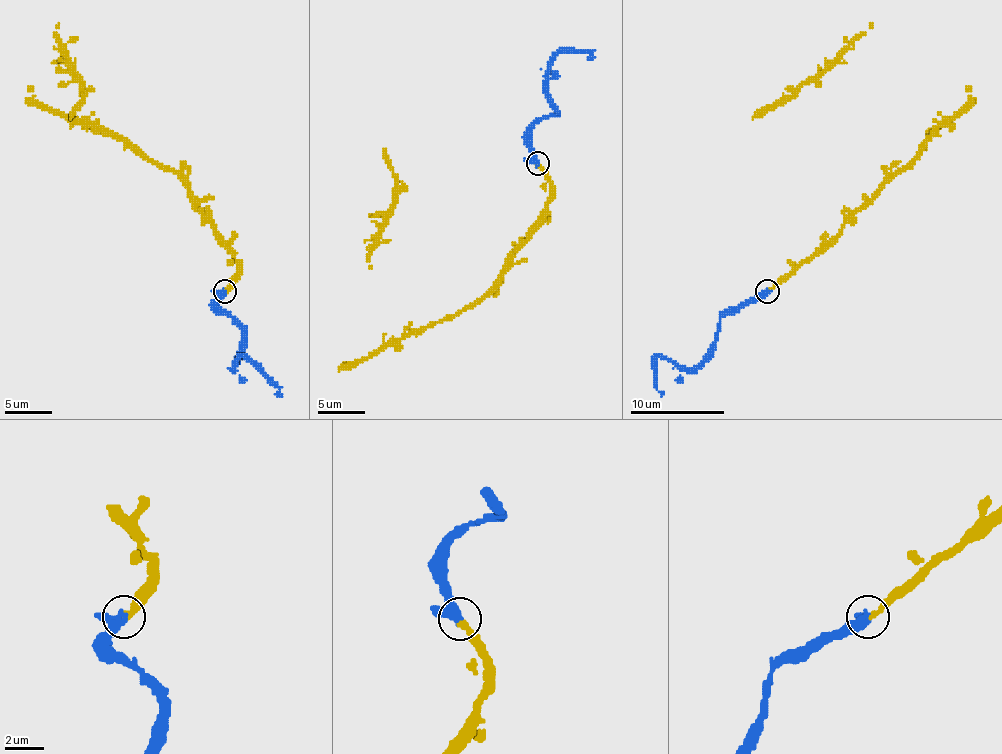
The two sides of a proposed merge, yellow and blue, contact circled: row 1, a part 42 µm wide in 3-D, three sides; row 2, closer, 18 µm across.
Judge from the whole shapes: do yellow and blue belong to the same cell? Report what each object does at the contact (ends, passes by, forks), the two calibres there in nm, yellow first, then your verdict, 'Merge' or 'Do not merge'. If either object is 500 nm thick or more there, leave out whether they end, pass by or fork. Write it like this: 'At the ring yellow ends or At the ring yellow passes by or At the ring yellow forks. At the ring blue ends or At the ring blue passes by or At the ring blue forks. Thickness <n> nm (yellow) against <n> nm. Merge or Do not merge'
At the ring yellow ends. At the ring blue passes by. Thickness 360 nm (yellow) against 400 nm. Merge

